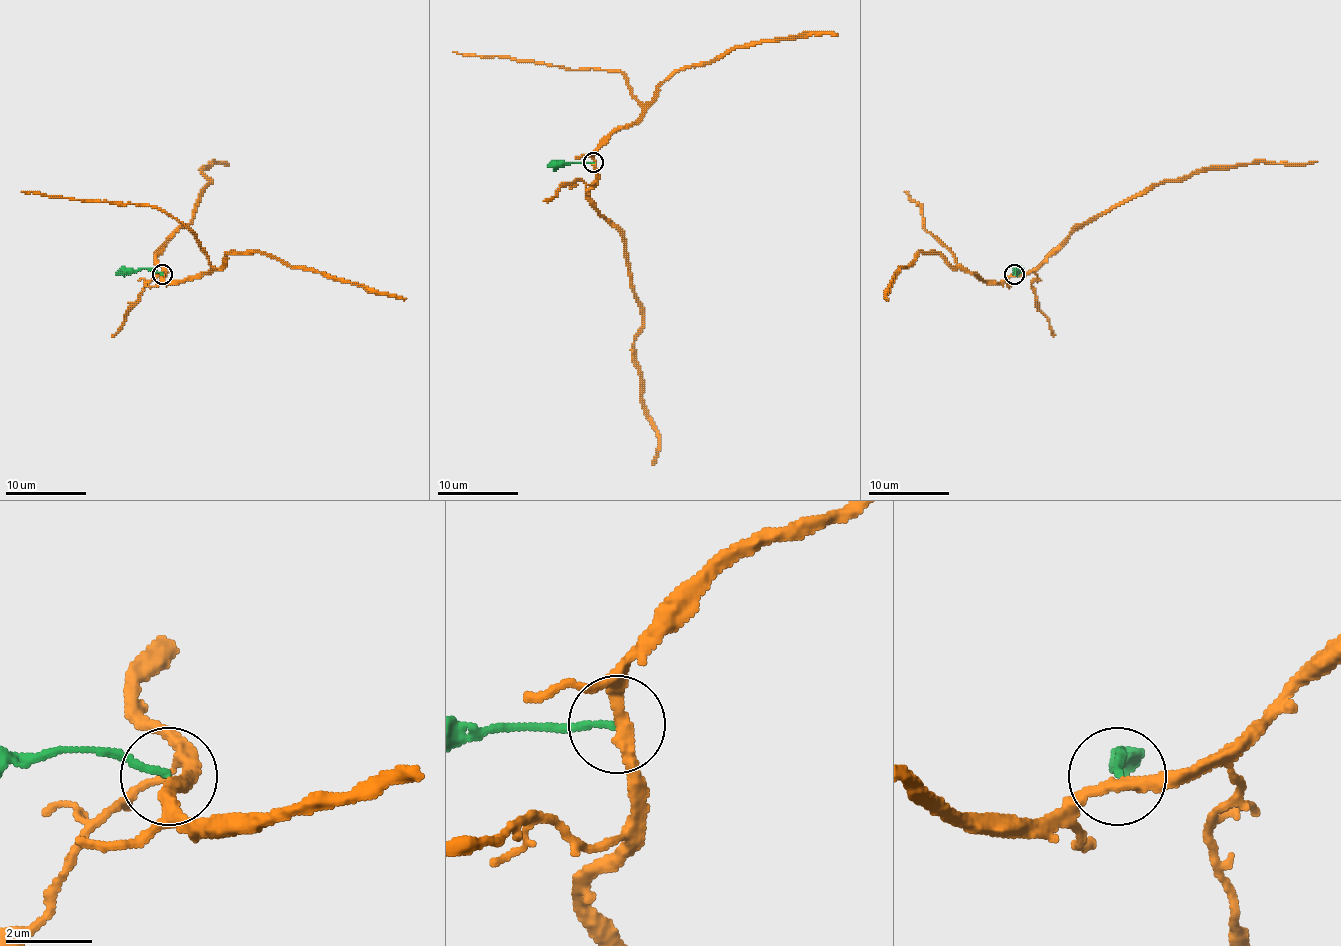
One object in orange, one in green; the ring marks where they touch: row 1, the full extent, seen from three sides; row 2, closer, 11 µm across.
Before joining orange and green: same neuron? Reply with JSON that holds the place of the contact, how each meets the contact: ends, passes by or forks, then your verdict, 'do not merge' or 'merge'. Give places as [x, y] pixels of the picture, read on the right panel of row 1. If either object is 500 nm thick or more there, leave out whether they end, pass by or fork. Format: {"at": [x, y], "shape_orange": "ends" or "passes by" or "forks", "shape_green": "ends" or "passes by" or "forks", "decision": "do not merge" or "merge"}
{"at": [1014, 274], "shape_orange": "passes by", "shape_green": "ends", "decision": "do not merge"}

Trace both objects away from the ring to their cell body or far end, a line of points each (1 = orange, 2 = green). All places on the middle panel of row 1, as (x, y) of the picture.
1: (594, 162), (596, 181), (588, 201), (620, 233), (642, 313), (634, 354), (644, 414), (658, 438), (652, 464)
2: (594, 162), (551, 162), (547, 166)

